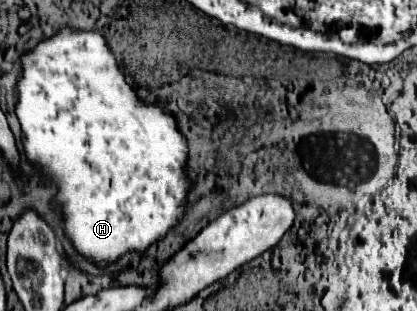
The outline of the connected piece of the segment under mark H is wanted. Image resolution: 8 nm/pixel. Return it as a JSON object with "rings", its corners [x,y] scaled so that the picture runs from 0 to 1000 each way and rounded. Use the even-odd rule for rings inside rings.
{"rings":[[[144,96],[139,116],[91,141],[72,174],[58,180],[53,193],[58,206],[58,238],[43,264],[43,341],[38,341],[38,373],[48,386],[53,424],[58,424],[58,482],[62,502],[106,534],[106,559],[139,598],[139,630],[134,650],[149,662],[158,714],[158,752],[163,765],[177,778],[177,797],[187,810],[197,810],[201,823],[211,823],[216,836],[225,836],[225,849],[235,849],[240,862],[254,862],[259,849],[273,849],[297,810],[326,804],[326,810],[345,810],[365,778],[384,772],[398,759],[398,746],[427,714],[427,701],[441,682],[441,637],[451,605],[460,598],[456,579],[446,579],[441,566],[441,527],[446,527],[446,457],[436,444],[436,431],[422,412],[422,386],[412,367],[403,367],[398,354],[379,347],[379,341],[350,341],[345,328],[336,328],[321,302],[321,289],[302,270],[297,238],[288,232],[269,167],[259,161],[254,129],[235,109],[235,103],[177,103],[177,96]]]}

